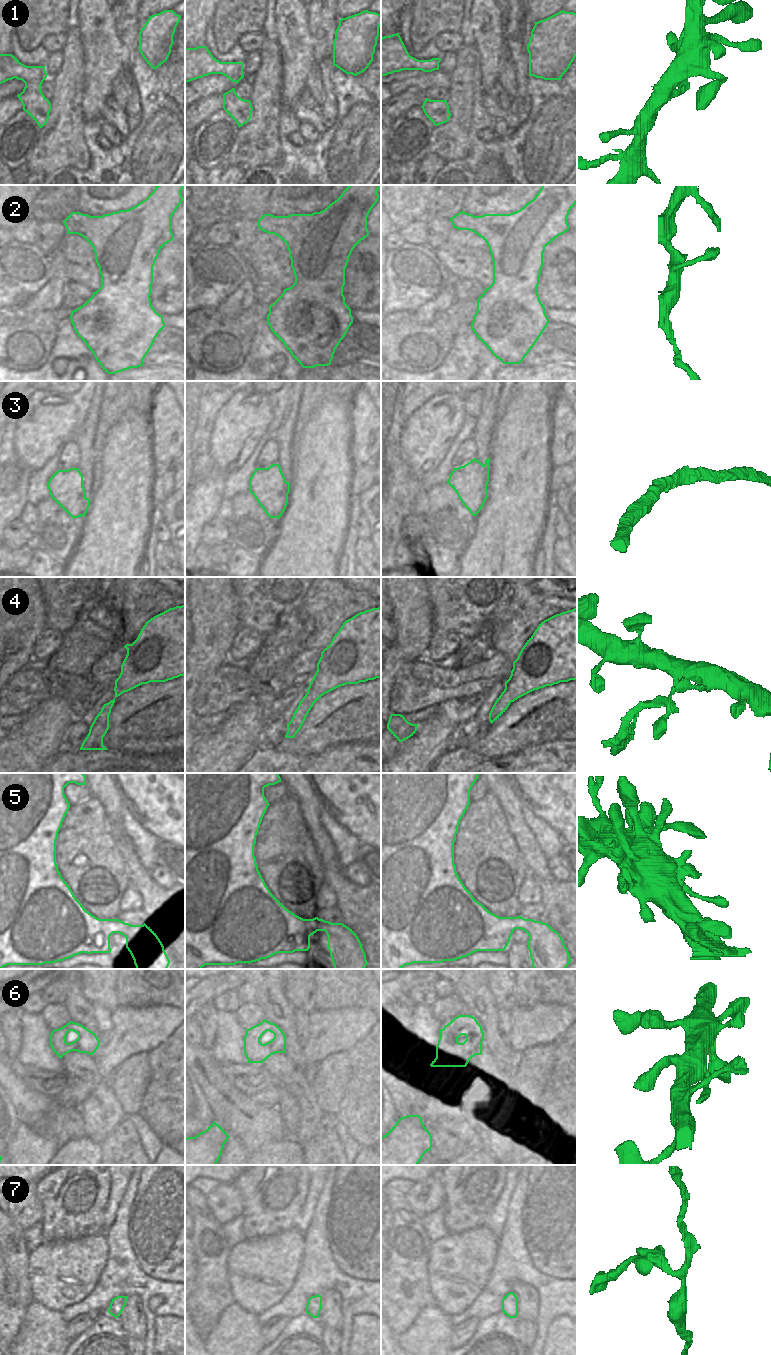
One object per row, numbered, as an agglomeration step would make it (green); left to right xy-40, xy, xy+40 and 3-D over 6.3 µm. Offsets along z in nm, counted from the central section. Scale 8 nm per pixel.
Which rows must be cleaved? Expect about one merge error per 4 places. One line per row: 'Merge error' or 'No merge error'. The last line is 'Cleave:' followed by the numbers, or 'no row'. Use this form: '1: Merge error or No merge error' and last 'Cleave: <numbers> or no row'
1: No merge error
2: No merge error
3: No merge error
4: Merge error
5: No merge error
6: No merge error
7: No merge error
Cleave: 4.

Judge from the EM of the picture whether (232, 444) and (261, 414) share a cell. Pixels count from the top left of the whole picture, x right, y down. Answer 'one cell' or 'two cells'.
one cell

